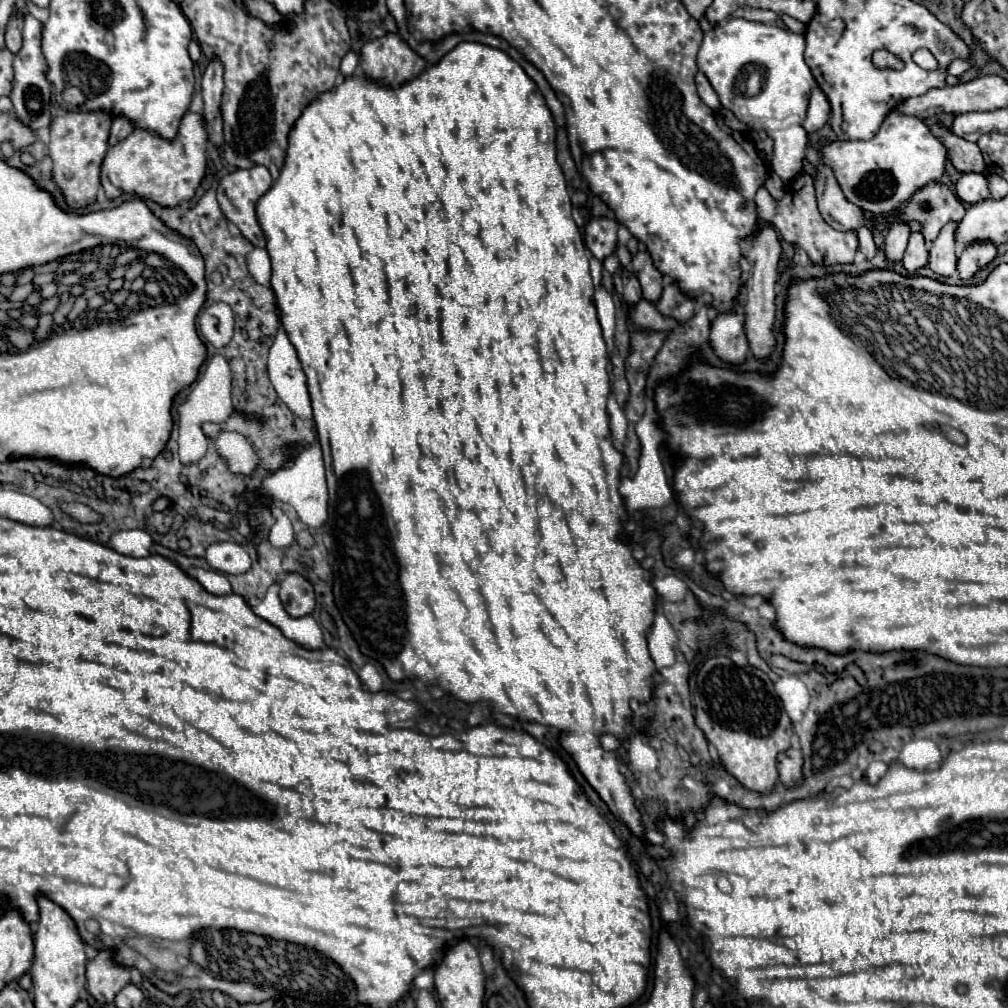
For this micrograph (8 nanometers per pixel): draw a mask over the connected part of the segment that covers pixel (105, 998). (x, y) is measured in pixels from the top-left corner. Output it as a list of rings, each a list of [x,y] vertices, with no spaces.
[[[101,951],[87,965],[87,991],[97,1005],[107,1005],[129,985],[129,969],[113,963],[111,951]]]

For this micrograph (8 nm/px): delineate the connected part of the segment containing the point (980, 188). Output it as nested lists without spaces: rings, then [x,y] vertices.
[[[963,173],[955,183],[955,191],[957,191],[959,199],[969,205],[983,201],[991,195],[989,187],[987,187],[987,179],[981,173]]]

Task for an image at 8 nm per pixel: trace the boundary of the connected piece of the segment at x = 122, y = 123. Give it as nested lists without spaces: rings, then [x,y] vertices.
[[[115,117],[111,123],[111,135],[109,135],[109,145],[119,143],[121,139],[125,139],[131,131],[135,129],[135,125],[131,125],[131,121],[127,117]]]

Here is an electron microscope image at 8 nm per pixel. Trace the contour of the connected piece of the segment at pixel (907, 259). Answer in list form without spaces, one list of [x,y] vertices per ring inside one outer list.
[[[919,231],[911,233],[909,237],[909,245],[905,249],[905,255],[903,255],[903,265],[909,273],[917,271],[919,267],[925,267],[927,265],[927,259],[929,259],[929,251],[925,247],[925,239]]]

